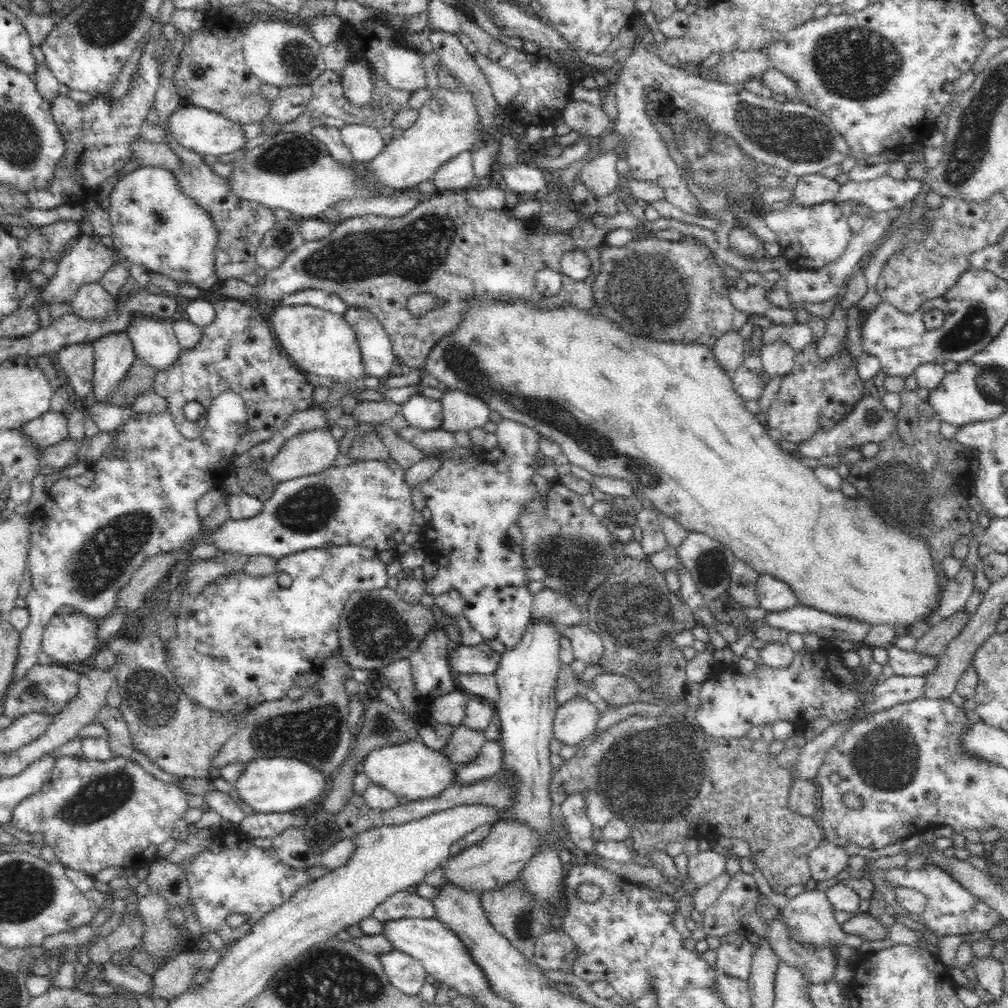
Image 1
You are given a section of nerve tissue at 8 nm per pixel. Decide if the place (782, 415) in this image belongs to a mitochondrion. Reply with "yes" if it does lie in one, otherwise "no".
no

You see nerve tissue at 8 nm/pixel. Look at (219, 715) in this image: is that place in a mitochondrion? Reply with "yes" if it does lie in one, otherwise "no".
no

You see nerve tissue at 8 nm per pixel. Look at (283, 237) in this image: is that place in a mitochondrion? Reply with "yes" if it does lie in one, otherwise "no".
yes

